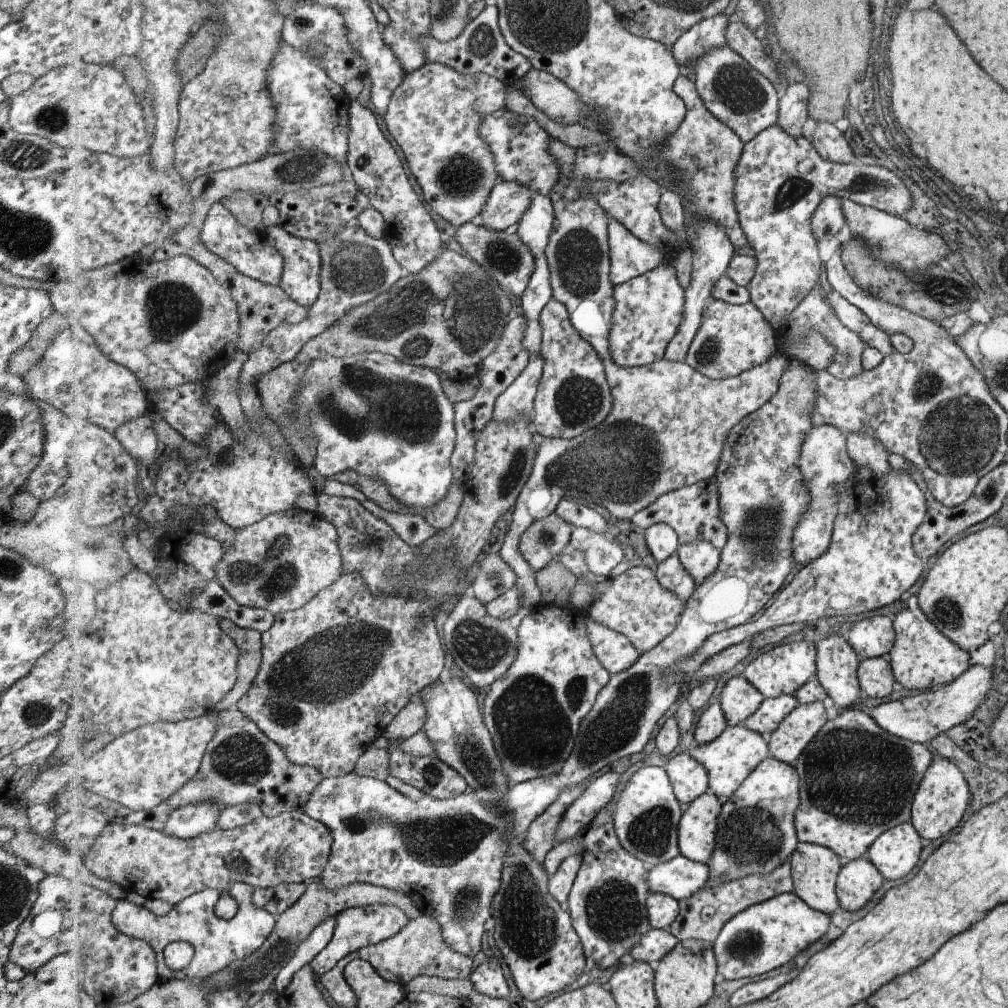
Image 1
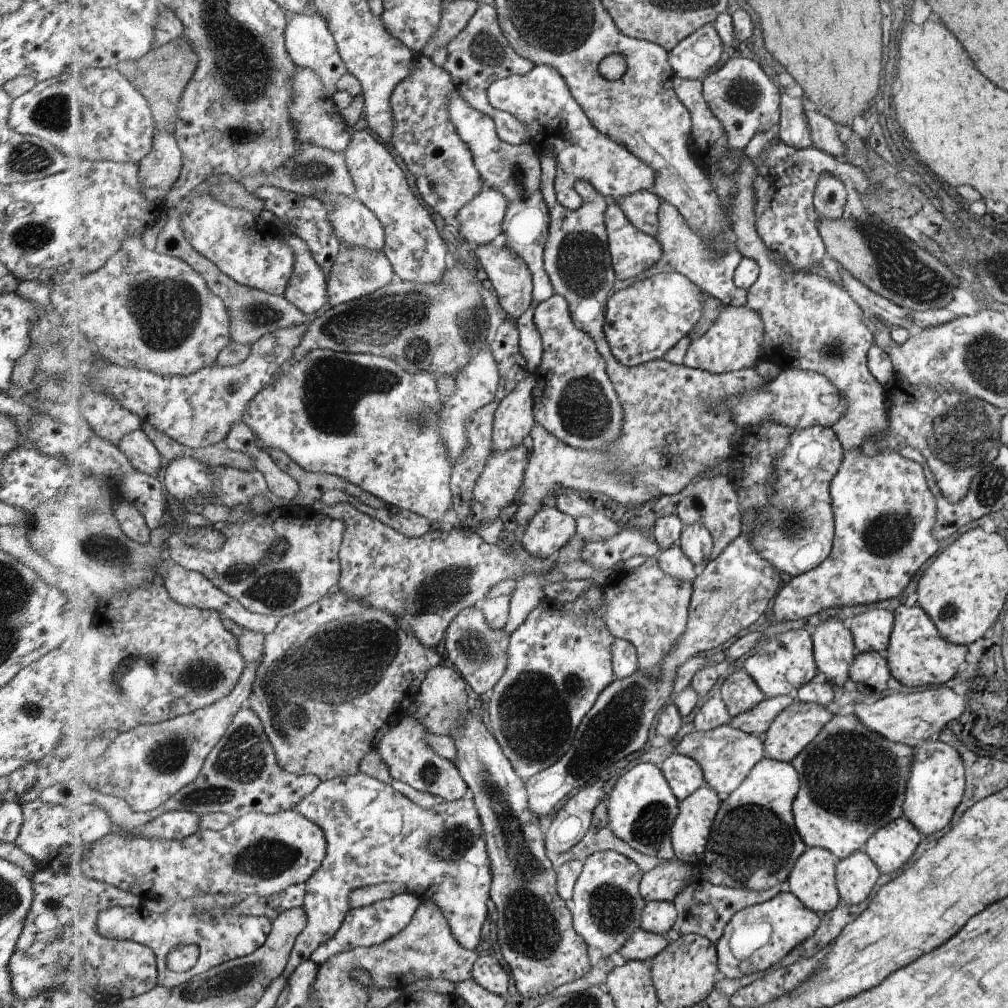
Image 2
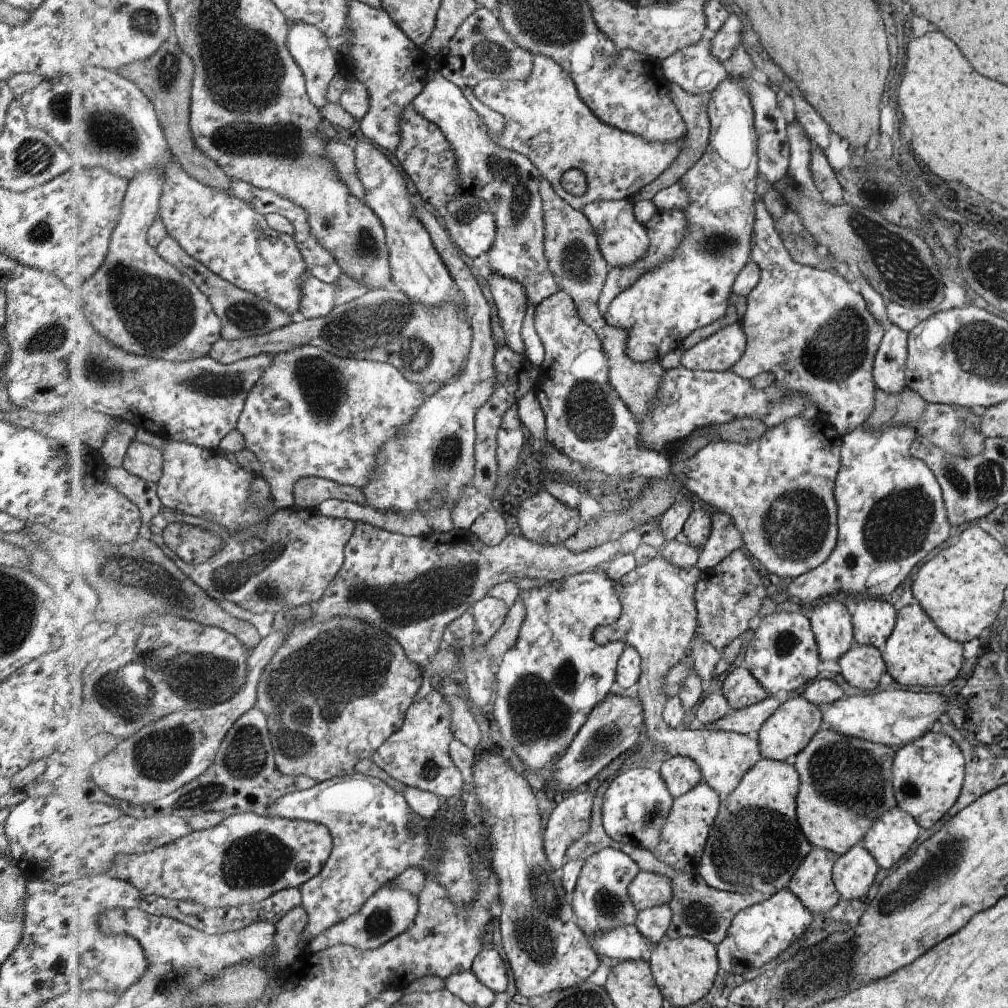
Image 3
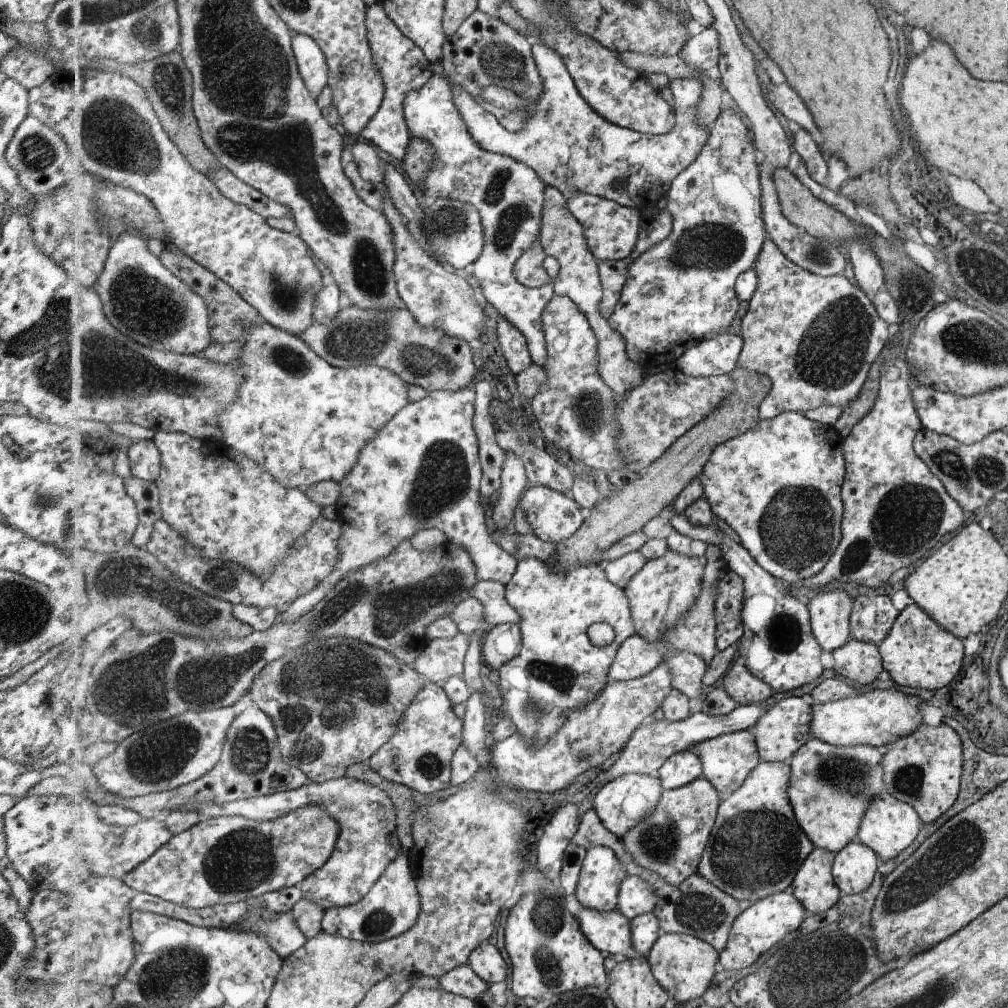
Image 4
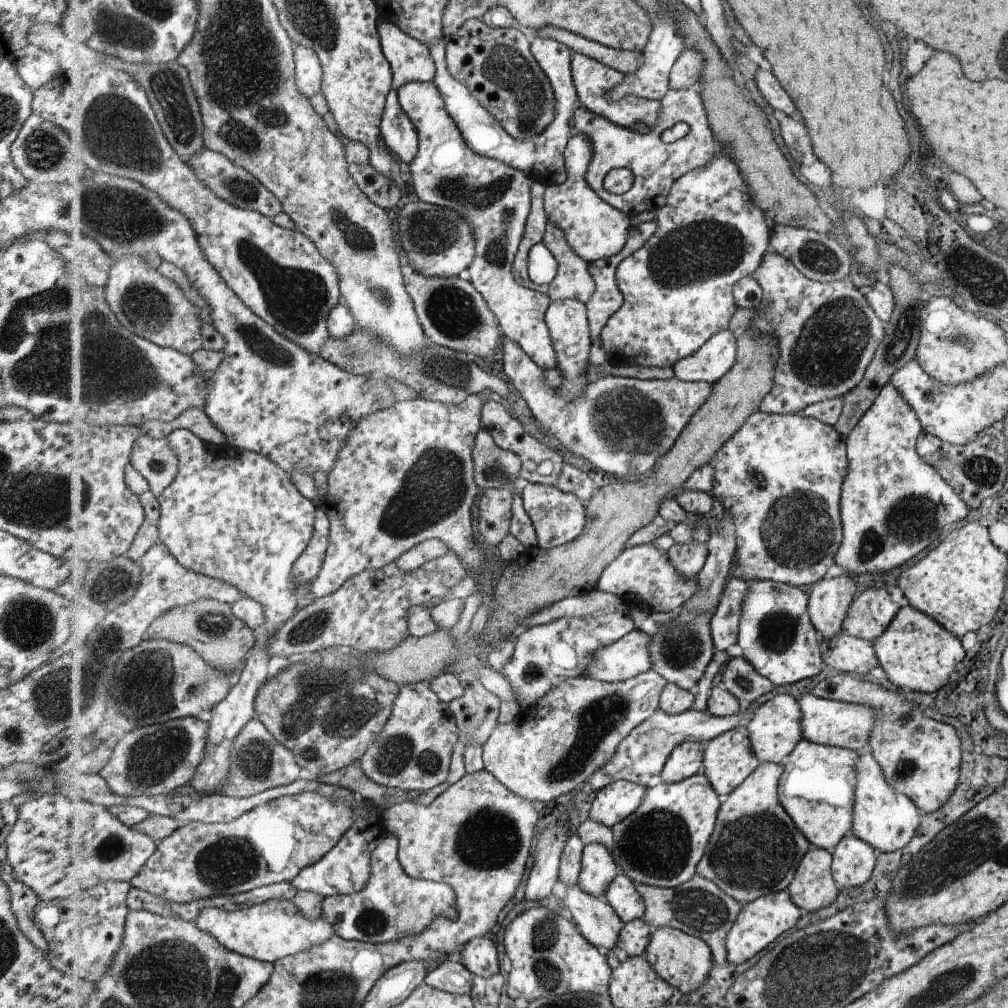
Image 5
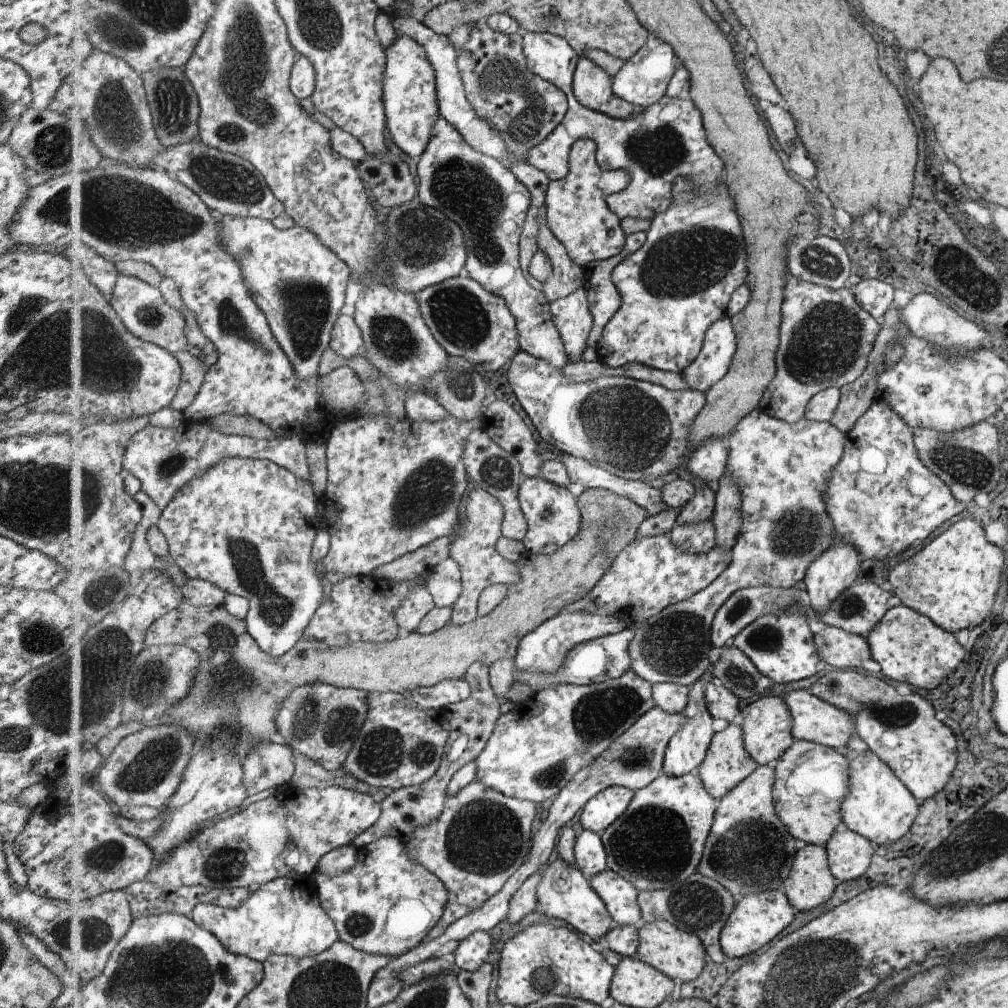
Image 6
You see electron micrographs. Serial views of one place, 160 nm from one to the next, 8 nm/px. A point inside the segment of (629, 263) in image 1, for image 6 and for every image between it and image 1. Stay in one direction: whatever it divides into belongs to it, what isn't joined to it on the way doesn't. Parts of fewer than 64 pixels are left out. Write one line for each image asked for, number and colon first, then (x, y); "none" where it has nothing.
2: (634, 252)
3: (623, 240)
4: (612, 230)
5: (595, 230)
6: (578, 213)

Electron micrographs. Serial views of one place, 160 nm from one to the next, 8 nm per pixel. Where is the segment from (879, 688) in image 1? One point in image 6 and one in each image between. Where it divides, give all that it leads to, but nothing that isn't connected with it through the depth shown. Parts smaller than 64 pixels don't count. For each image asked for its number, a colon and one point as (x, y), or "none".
2: (871, 671)
3: (862, 667)
4: (859, 661)
5: (846, 653)
6: (837, 647)

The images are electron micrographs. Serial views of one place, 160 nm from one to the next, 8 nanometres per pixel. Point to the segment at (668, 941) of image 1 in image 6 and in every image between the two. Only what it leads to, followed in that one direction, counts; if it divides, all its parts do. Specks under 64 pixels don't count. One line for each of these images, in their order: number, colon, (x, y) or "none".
2: (643, 945)
3: (625, 943)
4: (610, 932)
5: (602, 926)
6: (565, 893)

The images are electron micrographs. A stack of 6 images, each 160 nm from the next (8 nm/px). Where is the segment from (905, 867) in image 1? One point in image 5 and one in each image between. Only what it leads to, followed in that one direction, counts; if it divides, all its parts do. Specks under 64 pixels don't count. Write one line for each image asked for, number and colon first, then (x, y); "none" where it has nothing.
2: (890, 847)
3: (891, 836)
4: (890, 826)
5: (887, 819)

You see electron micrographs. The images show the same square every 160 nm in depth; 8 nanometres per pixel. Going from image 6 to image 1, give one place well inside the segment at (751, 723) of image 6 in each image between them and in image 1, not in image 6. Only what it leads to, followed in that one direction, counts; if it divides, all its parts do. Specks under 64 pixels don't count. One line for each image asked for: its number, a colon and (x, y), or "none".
1: (799, 730)
2: (795, 728)
3: (798, 721)
4: (785, 728)
5: (775, 731)

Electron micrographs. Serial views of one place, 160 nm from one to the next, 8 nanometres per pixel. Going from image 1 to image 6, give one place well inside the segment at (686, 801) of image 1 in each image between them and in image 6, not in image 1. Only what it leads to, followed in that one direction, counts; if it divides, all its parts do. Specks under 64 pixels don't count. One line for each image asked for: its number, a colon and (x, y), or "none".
2: (685, 775)
3: (681, 773)
4: (685, 767)
5: (687, 760)
6: (688, 749)

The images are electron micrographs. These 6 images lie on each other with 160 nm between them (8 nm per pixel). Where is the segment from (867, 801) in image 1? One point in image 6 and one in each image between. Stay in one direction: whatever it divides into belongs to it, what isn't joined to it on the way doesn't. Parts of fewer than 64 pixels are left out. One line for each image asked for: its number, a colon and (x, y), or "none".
2: (854, 781)
3: (846, 783)
4: (832, 787)
5: (818, 789)
6: (812, 781)

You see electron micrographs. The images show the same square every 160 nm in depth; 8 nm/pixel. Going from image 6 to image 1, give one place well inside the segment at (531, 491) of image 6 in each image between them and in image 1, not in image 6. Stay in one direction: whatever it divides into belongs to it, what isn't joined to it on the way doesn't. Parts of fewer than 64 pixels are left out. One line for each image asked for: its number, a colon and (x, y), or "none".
1: (543, 542)
2: (546, 535)
3: (542, 518)
4: (556, 517)
5: (558, 517)

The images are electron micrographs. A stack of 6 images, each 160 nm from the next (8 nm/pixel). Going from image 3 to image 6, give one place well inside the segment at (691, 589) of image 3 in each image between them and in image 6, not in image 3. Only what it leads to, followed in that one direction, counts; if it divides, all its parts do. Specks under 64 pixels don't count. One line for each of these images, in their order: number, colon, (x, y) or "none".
4: (667, 587)
5: (690, 559)
6: (700, 538)

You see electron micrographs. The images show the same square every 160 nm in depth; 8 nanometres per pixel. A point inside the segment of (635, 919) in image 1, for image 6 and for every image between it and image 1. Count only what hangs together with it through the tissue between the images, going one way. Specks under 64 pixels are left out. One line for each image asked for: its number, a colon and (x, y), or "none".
2: (608, 907)
3: (601, 898)
4: (603, 873)
5: (599, 868)
6: (591, 856)

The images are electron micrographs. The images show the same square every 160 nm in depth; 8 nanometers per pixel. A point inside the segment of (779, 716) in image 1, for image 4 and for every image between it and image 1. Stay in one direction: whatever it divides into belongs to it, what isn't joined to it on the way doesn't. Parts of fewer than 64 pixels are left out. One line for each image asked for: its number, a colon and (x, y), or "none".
2: (757, 720)
3: (749, 721)
4: (650, 747)

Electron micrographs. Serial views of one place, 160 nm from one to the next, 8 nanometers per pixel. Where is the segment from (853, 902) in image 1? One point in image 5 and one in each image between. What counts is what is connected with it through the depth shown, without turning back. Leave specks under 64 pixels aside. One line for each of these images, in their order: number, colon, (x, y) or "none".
2: (858, 874)
3: (854, 874)
4: (855, 867)
5: (854, 860)

